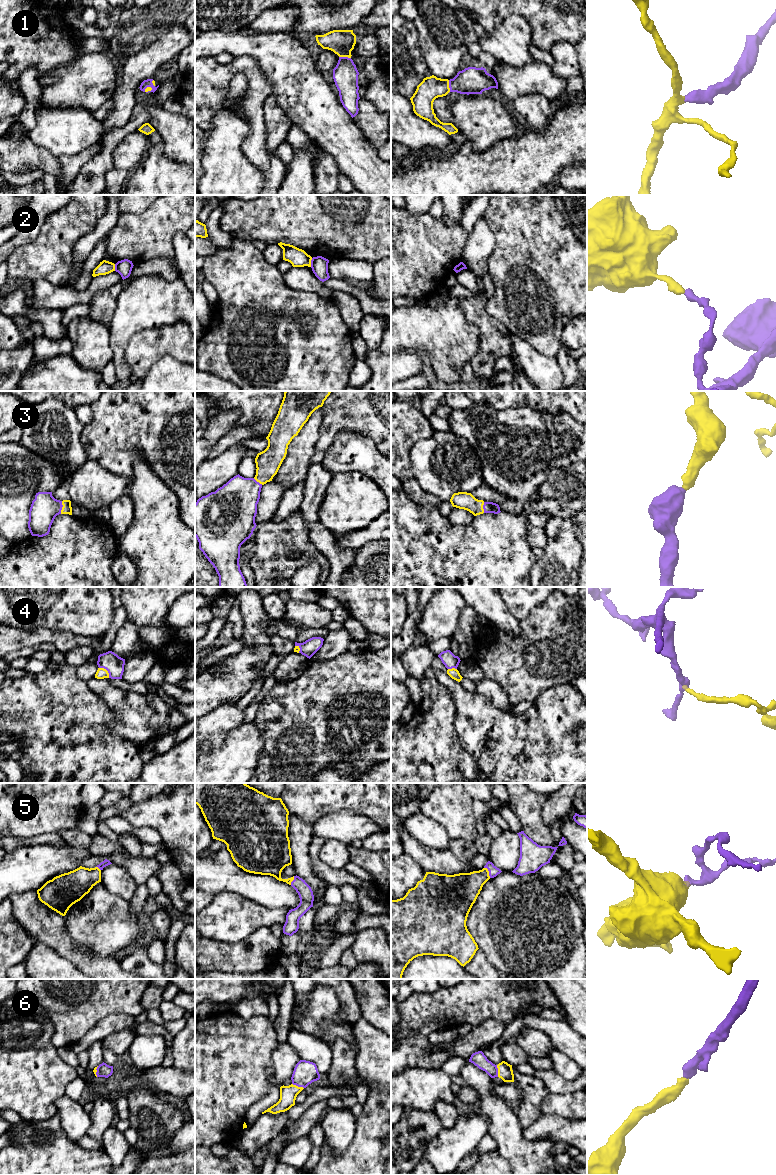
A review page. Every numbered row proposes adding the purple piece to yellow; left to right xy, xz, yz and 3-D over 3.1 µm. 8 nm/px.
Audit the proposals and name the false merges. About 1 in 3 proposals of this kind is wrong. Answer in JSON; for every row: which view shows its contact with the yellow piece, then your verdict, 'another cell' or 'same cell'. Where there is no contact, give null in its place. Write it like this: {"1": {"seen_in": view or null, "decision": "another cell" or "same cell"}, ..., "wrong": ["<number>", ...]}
{"1": {"seen_in": "yz", "decision": "same cell"}, "2": {"seen_in": "xz", "decision": "another cell"}, "3": {"seen_in": "xy", "decision": "same cell"}, "4": {"seen_in": "xy", "decision": "another cell"}, "5": {"seen_in": "yz", "decision": "same cell"}, "6": {"seen_in": "xz", "decision": "same cell"}, "wrong": ["2", "4"]}

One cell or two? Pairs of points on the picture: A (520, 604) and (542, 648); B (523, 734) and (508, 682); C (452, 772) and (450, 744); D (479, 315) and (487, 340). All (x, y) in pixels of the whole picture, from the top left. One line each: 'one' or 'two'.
A: two
B: two
C: one
D: one

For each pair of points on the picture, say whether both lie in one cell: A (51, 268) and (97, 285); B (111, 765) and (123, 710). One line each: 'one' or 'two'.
A: two
B: two

